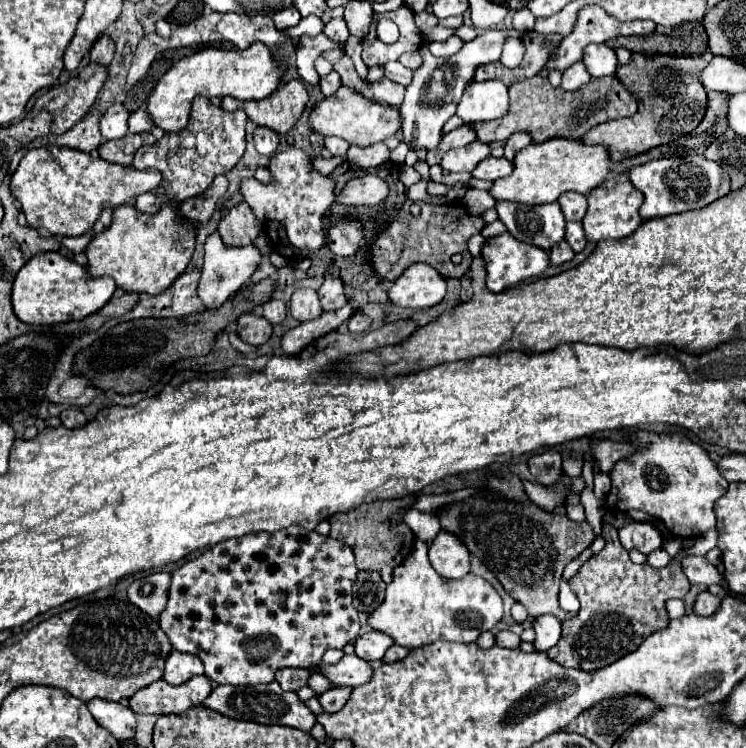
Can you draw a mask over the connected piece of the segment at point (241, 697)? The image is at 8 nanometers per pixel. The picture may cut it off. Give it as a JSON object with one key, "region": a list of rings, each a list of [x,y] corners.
{"region":[[[279,682],[271,684],[257,684],[257,686],[217,686],[209,694],[209,698],[203,702],[205,708],[215,710],[219,714],[225,714],[229,718],[237,720],[251,720],[259,724],[283,724],[283,726],[293,726],[303,732],[311,732],[313,724],[317,722],[317,714],[313,714],[303,700],[295,692],[285,692],[281,690]]]}

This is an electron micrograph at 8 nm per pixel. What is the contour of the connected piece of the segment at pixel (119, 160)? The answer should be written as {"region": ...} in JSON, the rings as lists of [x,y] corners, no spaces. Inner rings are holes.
{"region":[[[143,132],[143,134],[127,134],[121,140],[107,140],[97,148],[97,154],[103,160],[115,162],[115,164],[123,164],[123,166],[131,166],[133,162],[133,154],[143,146],[143,144],[153,144],[155,138],[151,136],[151,132]]]}

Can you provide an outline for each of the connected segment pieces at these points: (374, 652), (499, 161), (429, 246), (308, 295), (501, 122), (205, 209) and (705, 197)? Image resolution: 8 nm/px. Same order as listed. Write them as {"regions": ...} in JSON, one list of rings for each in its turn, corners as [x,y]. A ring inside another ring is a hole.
{"regions":[[[[373,630],[373,632],[367,632],[357,638],[355,652],[359,658],[363,658],[367,662],[379,662],[383,658],[385,650],[389,650],[389,646],[393,646],[393,644],[395,644],[393,638]]],[[[485,158],[483,162],[479,162],[479,166],[473,170],[473,178],[479,180],[497,180],[497,178],[505,178],[513,172],[513,162],[509,162],[507,158]]],[[[461,200],[439,206],[421,202],[419,216],[413,216],[409,212],[409,202],[405,202],[399,210],[399,216],[377,238],[373,238],[373,246],[369,246],[369,262],[373,262],[373,272],[377,278],[381,278],[381,282],[393,282],[413,262],[433,266],[439,274],[443,274],[443,278],[463,278],[469,272],[473,258],[467,250],[467,240],[473,234],[479,234],[483,226],[485,222],[479,216],[469,214]],[[457,252],[463,256],[463,262],[455,266],[451,256]]],[[[297,288],[291,298],[291,314],[299,322],[319,318],[323,314],[323,310],[321,310],[317,292],[311,288]]],[[[541,74],[521,80],[517,84],[509,86],[509,114],[489,120],[489,122],[475,122],[473,128],[477,132],[477,138],[485,144],[493,142],[505,142],[513,132],[529,132],[533,136],[533,142],[543,142],[545,138],[581,138],[585,132],[589,132],[593,126],[633,116],[637,112],[637,98],[621,84],[619,78],[591,78],[589,84],[581,86],[575,92],[555,92],[547,78]]],[[[219,176],[213,180],[213,186],[209,186],[209,190],[205,190],[205,194],[199,194],[197,198],[185,200],[179,206],[181,214],[185,218],[189,218],[191,222],[207,224],[209,218],[213,216],[215,208],[217,208],[217,202],[225,196],[225,192],[227,192],[227,178]]],[[[673,156],[633,166],[633,170],[629,170],[629,180],[645,196],[645,202],[639,208],[639,214],[645,220],[697,210],[729,194],[729,174],[721,164],[711,162],[705,156]]]]}

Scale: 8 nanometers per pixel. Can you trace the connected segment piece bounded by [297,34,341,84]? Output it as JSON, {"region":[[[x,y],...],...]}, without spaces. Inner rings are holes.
{"region":[[[317,34],[317,36],[301,36],[301,50],[297,50],[297,70],[299,76],[309,82],[309,84],[317,84],[319,76],[313,68],[313,62],[325,52],[325,50],[333,50],[333,46],[341,46],[341,42],[335,42],[331,38],[327,38],[325,34]]]}

